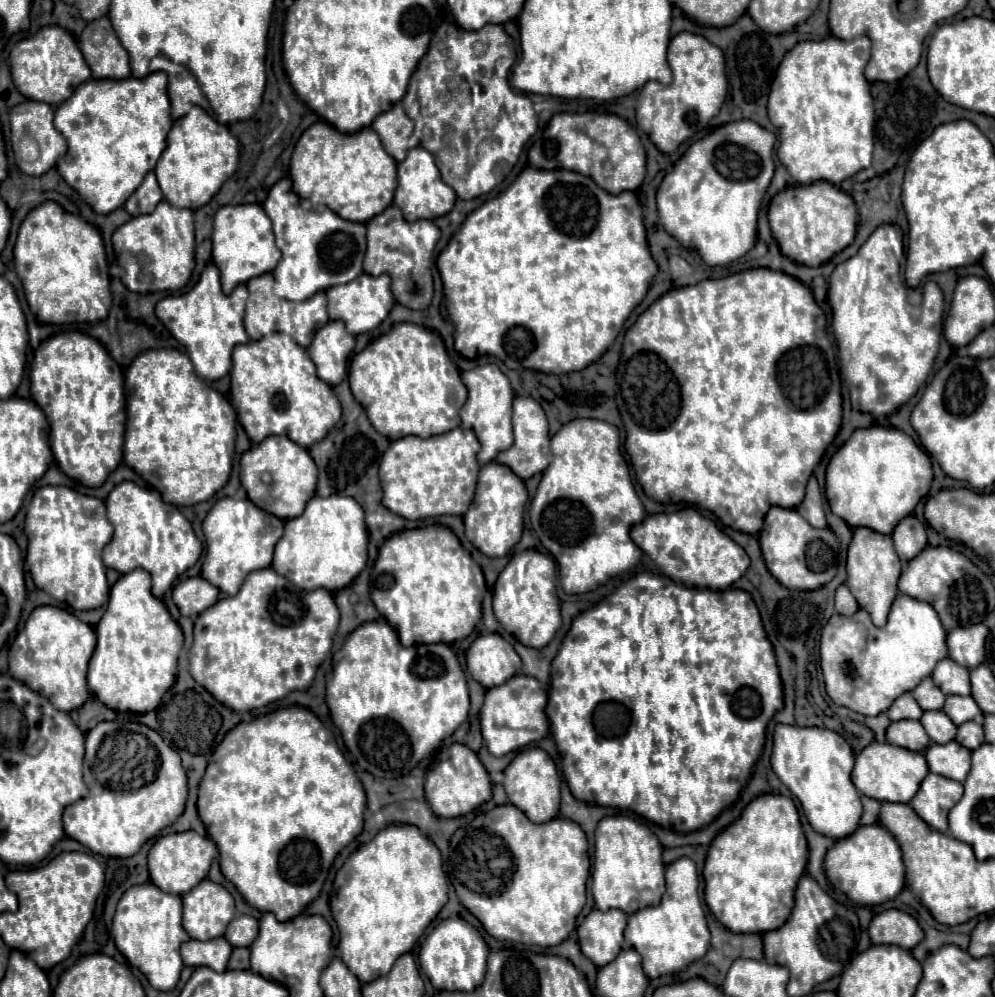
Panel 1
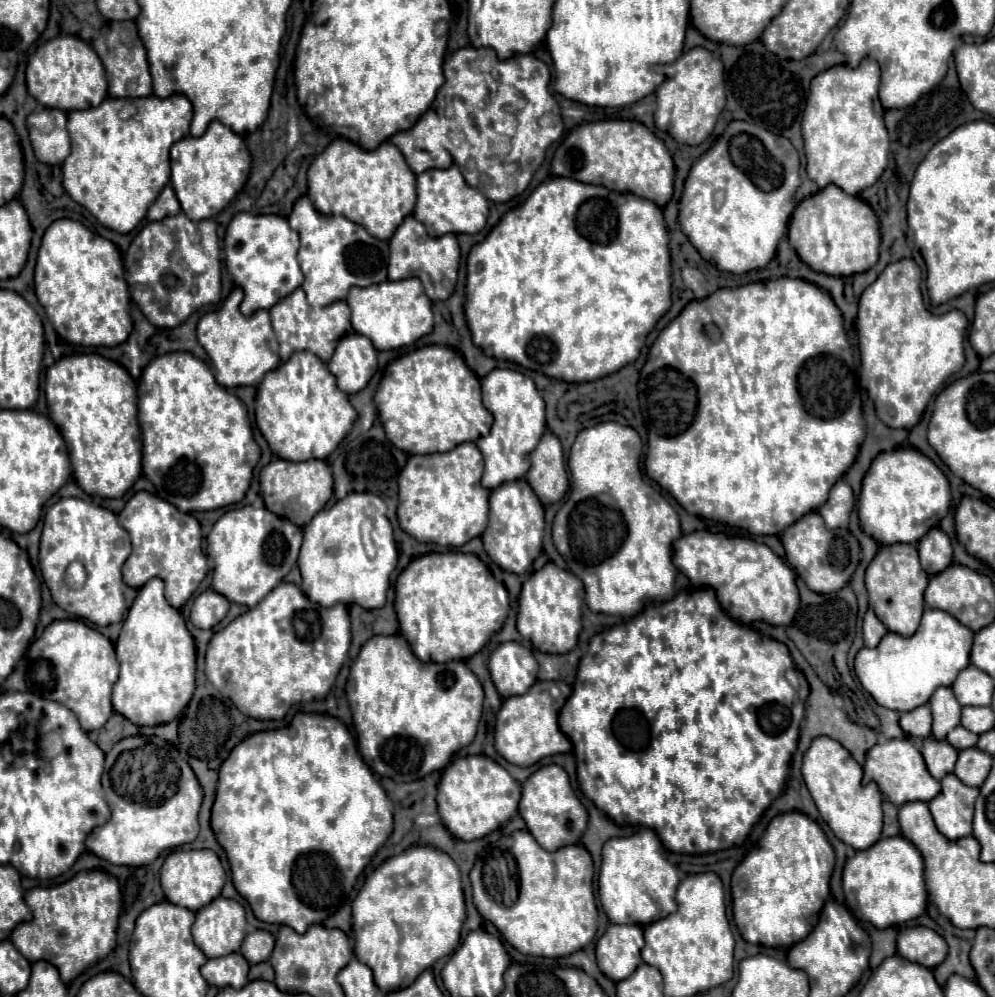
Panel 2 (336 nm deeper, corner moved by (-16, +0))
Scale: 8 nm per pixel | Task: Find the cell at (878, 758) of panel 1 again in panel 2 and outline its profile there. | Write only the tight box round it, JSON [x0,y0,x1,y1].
[864,739,940,805]

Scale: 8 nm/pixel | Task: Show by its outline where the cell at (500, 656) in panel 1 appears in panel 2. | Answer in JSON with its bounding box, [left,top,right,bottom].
[488,643,538,697]

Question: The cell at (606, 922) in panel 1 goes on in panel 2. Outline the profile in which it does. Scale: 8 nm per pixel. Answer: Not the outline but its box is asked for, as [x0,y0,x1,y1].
[596,925,644,981]

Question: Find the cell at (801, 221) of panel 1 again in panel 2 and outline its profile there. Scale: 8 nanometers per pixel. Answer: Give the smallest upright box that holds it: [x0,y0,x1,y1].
[788,185,880,277]

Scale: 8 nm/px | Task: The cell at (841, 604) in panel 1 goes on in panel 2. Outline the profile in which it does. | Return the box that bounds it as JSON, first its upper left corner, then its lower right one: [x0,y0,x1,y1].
[862,609,888,647]

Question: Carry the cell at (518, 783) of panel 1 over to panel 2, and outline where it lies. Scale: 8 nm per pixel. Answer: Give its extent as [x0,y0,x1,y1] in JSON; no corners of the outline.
[518,765,588,851]

